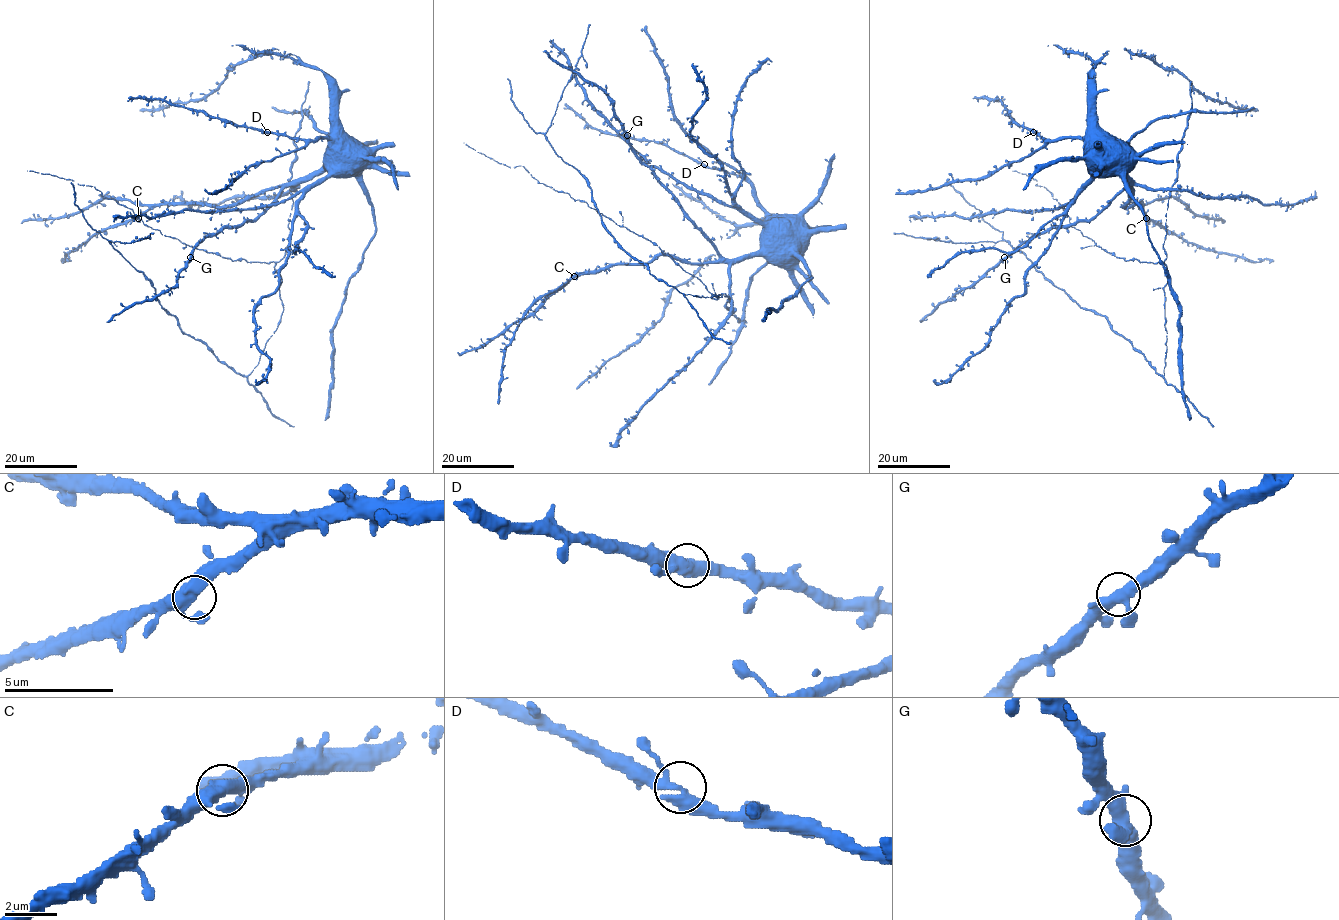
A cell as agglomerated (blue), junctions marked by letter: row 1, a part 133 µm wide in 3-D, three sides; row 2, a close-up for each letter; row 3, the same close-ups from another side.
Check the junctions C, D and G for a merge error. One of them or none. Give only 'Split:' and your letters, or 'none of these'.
Split: none of these

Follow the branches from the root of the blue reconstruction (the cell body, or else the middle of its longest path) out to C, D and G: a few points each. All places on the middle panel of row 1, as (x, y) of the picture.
C: (774, 234), (775, 226), (766, 226), (760, 249), (740, 259), (684, 263), (655, 255), (574, 276)
D: (774, 234), (778, 229), (765, 225), (765, 209), (756, 197), (756, 191), (746, 181), (704, 164)
G: (774, 234), (778, 231), (775, 226), (766, 226), (757, 252), (740, 259), (725, 259), (636, 155), (627, 135)

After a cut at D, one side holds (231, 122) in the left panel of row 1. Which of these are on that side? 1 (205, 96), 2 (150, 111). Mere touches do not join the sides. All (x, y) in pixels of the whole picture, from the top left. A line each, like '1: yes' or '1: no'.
1: no
2: no

